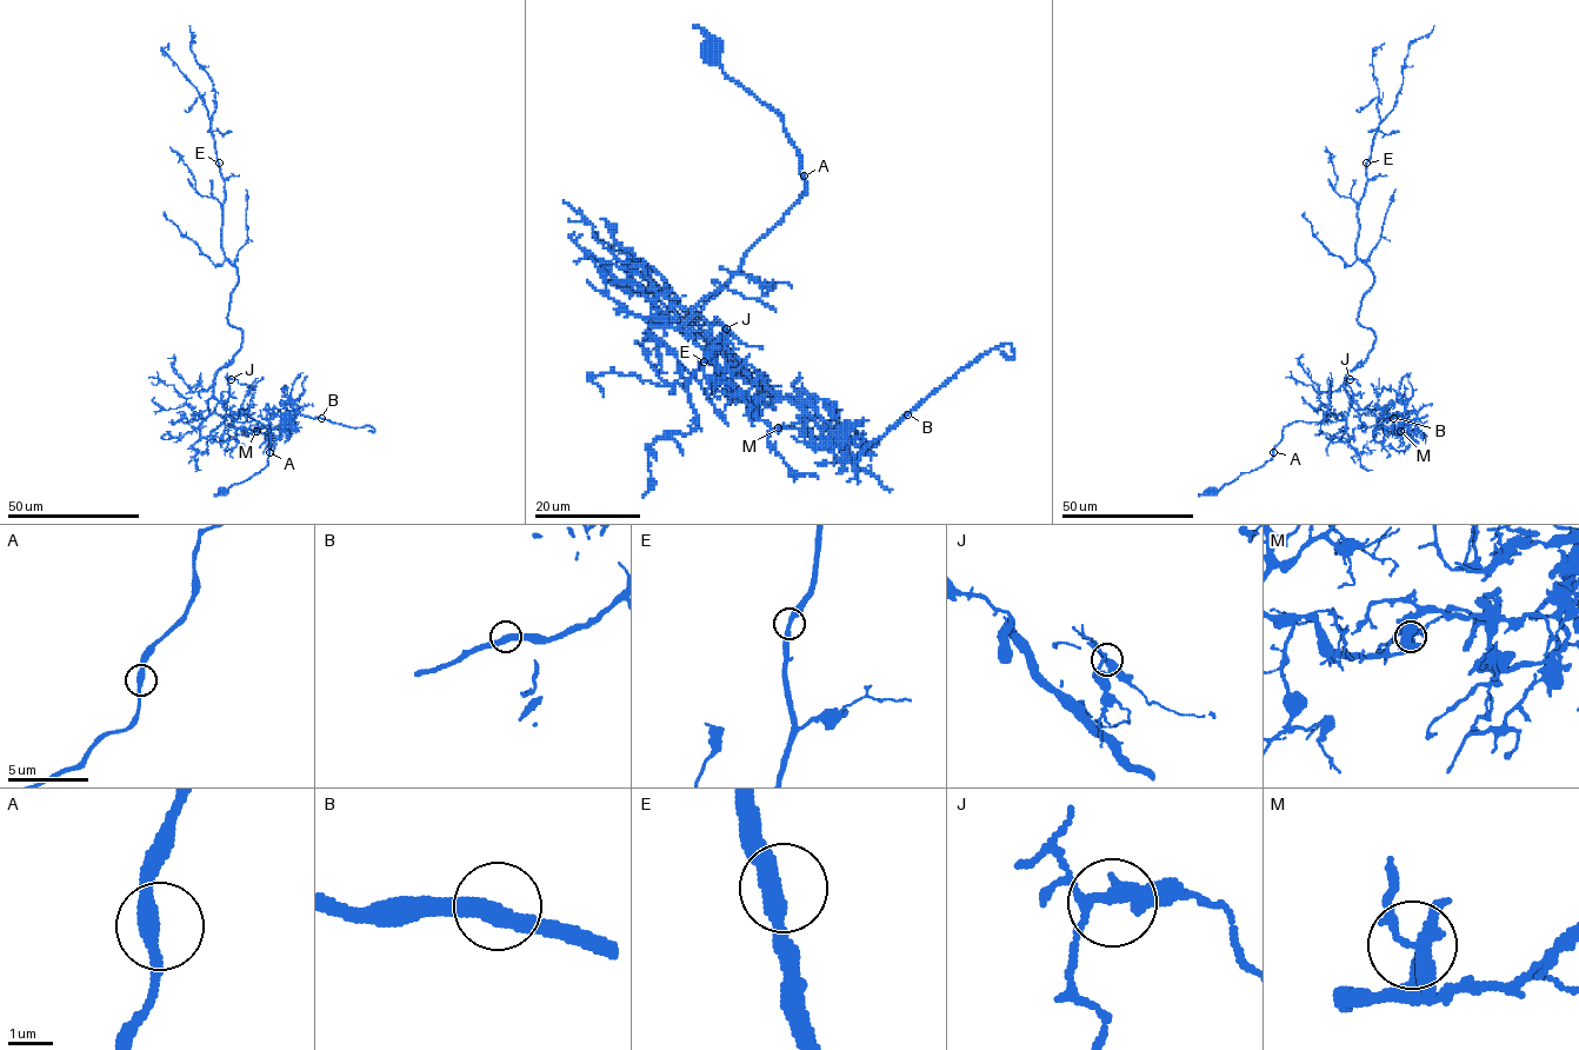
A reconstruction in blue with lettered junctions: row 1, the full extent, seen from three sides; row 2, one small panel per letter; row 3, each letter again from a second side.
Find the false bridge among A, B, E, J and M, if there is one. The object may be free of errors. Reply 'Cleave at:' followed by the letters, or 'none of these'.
Cleave at: M

